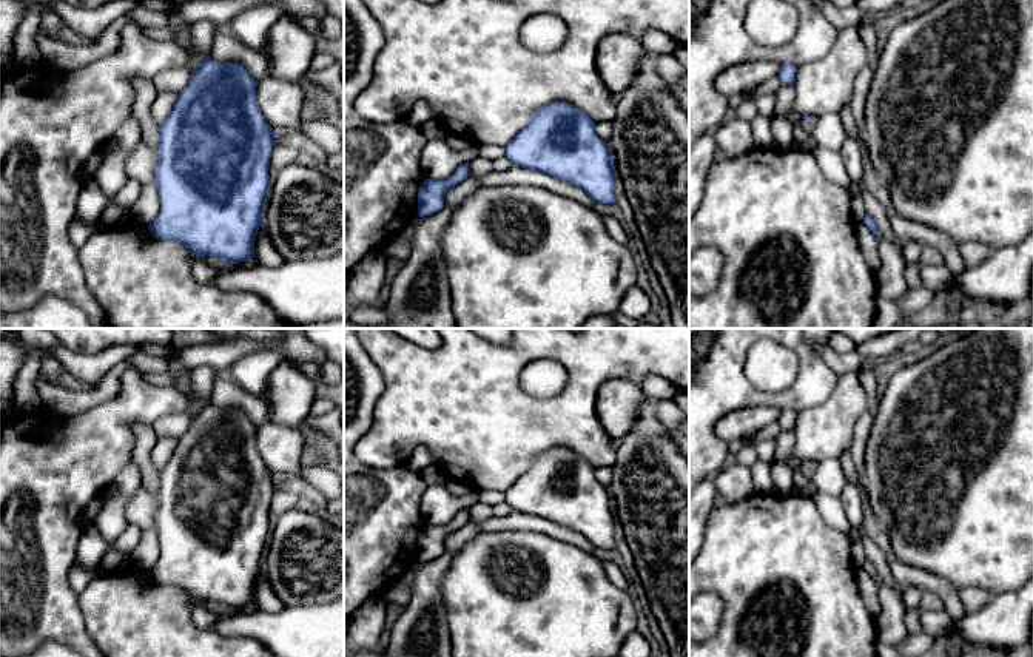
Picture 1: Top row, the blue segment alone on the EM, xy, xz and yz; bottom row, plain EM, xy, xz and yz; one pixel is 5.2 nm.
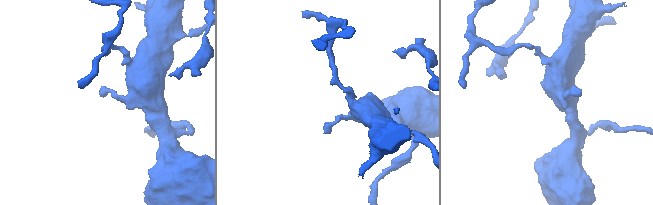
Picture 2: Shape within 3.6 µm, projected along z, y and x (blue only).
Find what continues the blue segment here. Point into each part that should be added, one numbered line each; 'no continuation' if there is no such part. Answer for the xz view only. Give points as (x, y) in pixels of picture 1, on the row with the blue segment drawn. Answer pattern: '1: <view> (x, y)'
no continuation

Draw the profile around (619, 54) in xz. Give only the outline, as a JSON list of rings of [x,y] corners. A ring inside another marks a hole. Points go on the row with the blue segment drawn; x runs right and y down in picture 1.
[[[615,32],[597,46],[597,68],[611,94],[623,93],[635,79],[644,54],[640,37]]]

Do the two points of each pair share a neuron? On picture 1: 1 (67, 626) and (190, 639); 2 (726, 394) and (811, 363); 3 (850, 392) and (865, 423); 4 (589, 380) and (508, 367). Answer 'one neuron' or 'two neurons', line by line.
1: two neurons
2: one neuron
3: two neurons
4: one neuron

